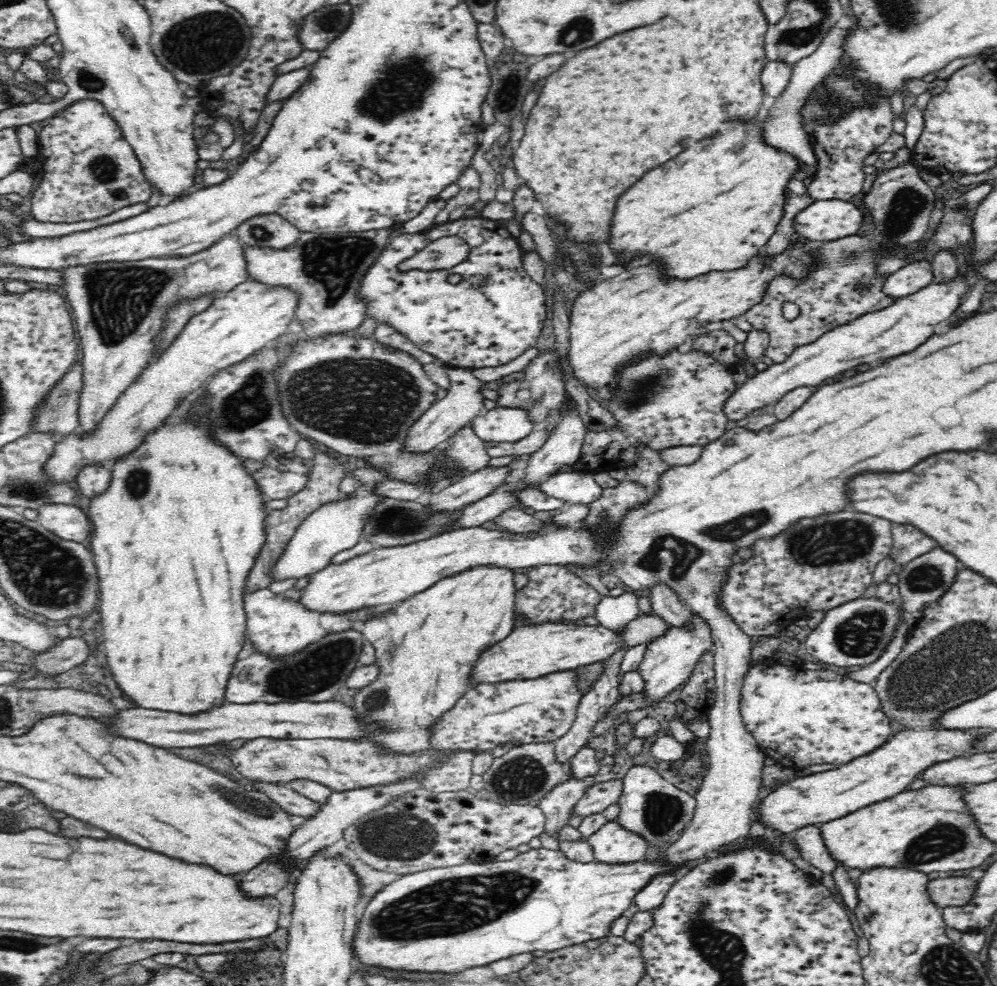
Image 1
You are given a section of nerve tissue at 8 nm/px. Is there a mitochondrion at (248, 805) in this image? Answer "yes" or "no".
yes

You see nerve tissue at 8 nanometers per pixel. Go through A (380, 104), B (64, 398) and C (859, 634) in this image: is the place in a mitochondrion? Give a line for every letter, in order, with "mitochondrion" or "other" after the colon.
A: mitochondrion
B: mitochondrion
C: mitochondrion

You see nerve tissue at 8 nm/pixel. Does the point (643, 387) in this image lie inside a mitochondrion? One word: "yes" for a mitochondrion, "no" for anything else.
yes

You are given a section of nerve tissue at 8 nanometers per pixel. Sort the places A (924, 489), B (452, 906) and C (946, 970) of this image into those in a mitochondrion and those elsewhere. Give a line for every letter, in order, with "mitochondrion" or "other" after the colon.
A: other
B: mitochondrion
C: mitochondrion

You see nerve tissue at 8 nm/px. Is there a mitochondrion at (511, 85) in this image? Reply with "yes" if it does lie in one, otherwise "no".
yes

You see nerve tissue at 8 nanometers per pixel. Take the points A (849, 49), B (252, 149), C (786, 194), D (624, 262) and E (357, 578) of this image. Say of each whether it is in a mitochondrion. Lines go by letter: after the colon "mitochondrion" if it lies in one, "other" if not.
A: other
B: other
C: other
D: other
E: other

